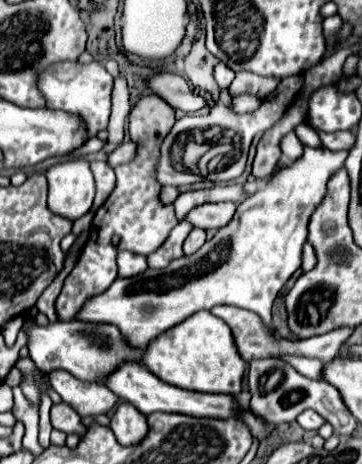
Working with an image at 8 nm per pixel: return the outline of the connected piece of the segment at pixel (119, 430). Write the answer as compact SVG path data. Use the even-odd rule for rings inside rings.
M119 402L111 416L111 430L121 444L137 444L137 440L145 438L147 420L141 412L137 412L137 408L133 408L133 404Z

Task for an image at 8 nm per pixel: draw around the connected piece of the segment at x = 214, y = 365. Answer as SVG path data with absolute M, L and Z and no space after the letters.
M197 312L197 316L183 320L177 328L171 328L171 332L153 340L145 350L145 360L141 362L163 382L185 390L231 396L239 396L243 392L247 362L237 350L231 328L211 312Z

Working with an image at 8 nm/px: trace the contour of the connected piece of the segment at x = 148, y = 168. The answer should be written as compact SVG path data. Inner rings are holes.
M147 94L133 106L129 114L129 136L139 146L137 158L133 158L129 164L115 166L117 186L111 192L111 196L105 200L105 204L95 212L89 230L89 240L81 248L75 268L65 278L63 290L55 302L59 320L73 320L77 312L83 308L85 300L109 288L109 284L117 278L117 252L129 250L135 254L149 256L167 240L171 228L179 222L173 206L163 206L159 202L161 184L153 180L153 168L159 158L161 140L169 134L173 124L175 124L175 110L169 104L165 104L165 100L161 100L157 94ZM115 234L119 236L117 246L111 244Z

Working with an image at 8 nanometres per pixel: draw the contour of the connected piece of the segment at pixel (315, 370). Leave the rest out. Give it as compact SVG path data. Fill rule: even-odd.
M285 356L283 358L285 362L291 362L299 368L301 374L309 376L309 378L323 378L323 366L319 360L313 360L313 358L291 358L291 356Z

